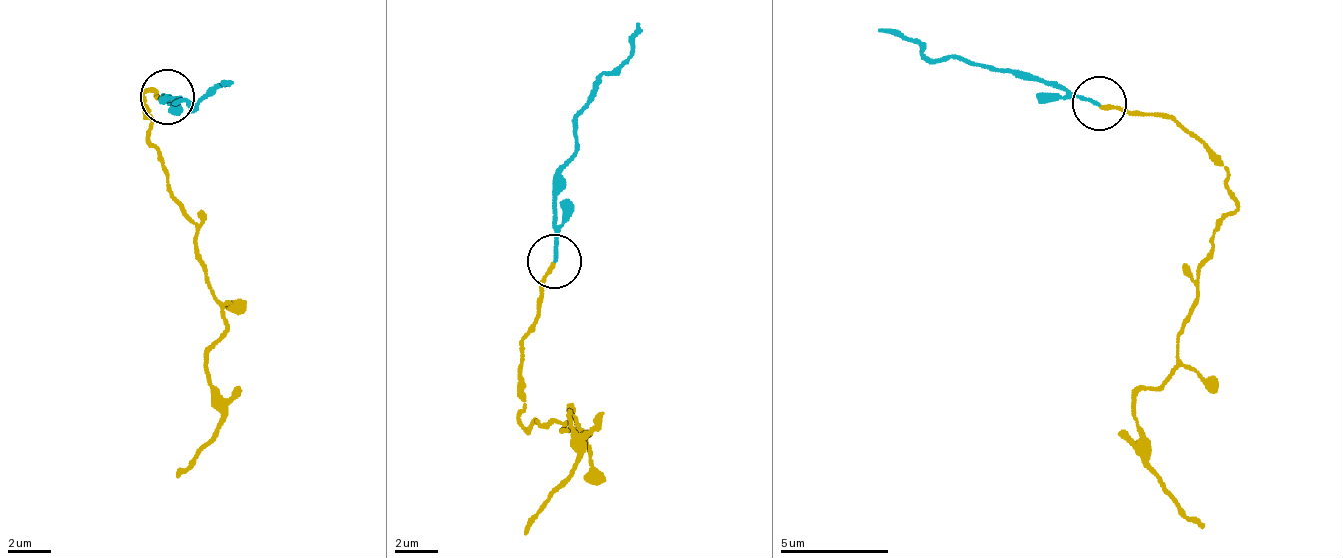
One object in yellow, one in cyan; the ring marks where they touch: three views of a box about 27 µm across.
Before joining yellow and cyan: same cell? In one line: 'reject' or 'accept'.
accept

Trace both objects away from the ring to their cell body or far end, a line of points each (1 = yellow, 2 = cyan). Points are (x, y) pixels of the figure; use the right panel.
1: (1098, 104), (1164, 114), (1229, 172), (1234, 204), (1200, 265), (1175, 369), (1133, 399), (1148, 468), (1205, 528)
2: (1098, 104), (1017, 77), (994, 65), (933, 59), (909, 42), (876, 30)

